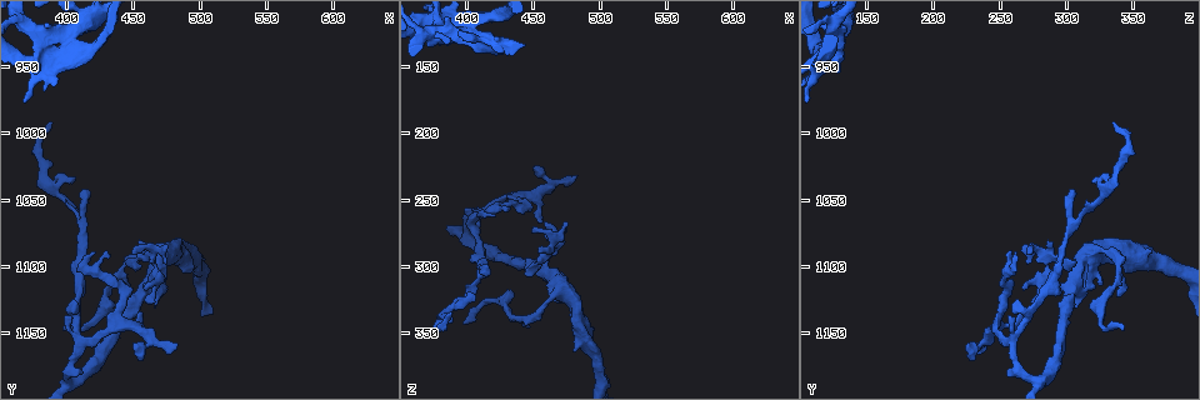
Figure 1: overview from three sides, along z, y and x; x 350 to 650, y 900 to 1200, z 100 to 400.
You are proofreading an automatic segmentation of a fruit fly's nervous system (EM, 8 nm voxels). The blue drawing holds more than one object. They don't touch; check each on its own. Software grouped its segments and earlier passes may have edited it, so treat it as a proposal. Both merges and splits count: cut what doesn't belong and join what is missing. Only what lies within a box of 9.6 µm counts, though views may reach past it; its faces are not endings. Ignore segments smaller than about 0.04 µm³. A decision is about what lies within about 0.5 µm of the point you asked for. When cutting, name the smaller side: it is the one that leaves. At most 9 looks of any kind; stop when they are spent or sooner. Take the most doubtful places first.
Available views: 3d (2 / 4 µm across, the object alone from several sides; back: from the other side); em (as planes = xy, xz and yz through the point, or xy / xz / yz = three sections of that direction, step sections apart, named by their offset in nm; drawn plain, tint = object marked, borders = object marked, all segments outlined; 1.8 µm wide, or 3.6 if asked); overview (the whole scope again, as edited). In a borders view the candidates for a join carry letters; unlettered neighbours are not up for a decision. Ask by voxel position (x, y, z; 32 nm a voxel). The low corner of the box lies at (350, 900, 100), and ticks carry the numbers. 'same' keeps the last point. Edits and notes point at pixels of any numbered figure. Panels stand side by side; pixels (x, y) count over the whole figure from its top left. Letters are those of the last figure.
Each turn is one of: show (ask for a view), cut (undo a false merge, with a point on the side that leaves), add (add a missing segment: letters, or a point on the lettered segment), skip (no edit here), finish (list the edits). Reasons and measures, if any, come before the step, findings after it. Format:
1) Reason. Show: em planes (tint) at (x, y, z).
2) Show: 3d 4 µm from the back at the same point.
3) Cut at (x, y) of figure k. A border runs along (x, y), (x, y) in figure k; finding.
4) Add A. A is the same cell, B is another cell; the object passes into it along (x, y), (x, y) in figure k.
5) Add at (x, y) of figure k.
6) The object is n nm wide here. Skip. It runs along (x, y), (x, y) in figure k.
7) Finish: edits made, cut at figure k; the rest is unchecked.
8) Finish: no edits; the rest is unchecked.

Calibre changes. Show: 3d 4 µm at (388, 936, 126).

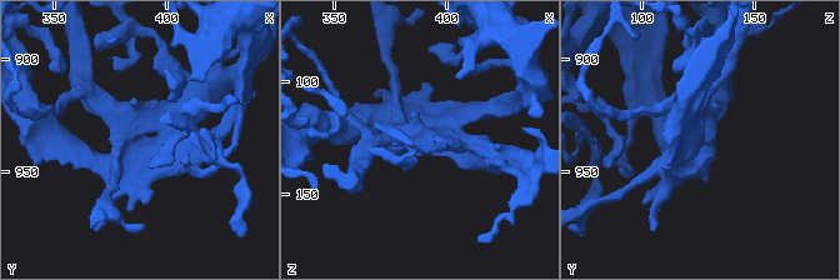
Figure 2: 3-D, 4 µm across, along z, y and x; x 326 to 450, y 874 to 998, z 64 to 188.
Shape alone is not enough. Show: em planes (borders) at (388, 939, 126).

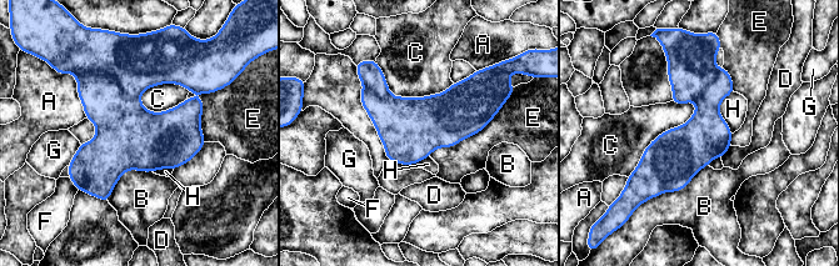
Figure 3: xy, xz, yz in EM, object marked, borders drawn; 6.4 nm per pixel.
Cut at (138, 63) of figure 3. A, B, C, D, E, F, G and H are other cells; a second neuron is stuck on.

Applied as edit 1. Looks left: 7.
Show: overview.

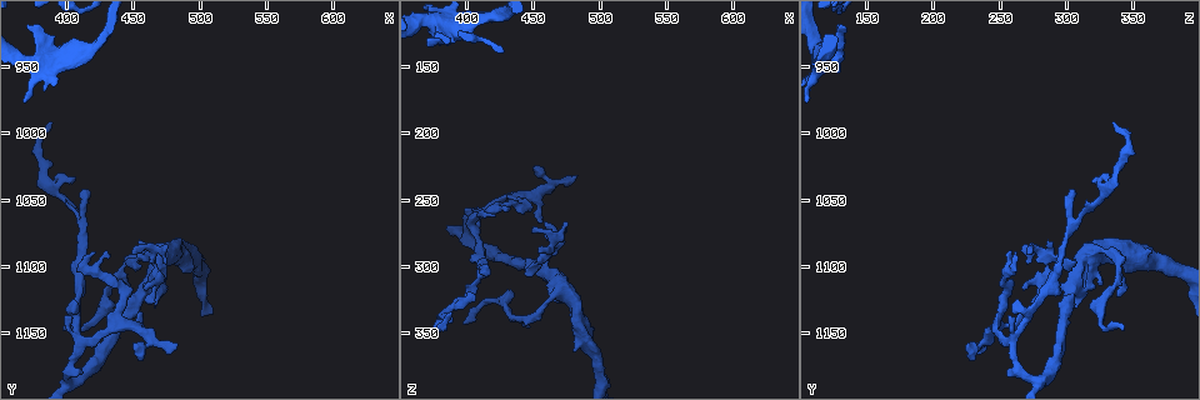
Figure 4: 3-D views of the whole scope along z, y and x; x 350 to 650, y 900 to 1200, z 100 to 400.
Small branch off a trunk. Show: em planes (borders) at (460, 1116, 298).

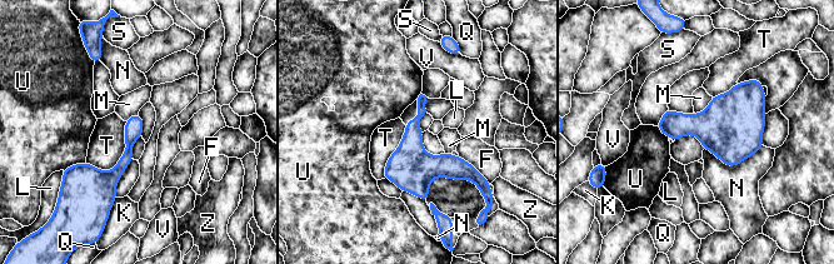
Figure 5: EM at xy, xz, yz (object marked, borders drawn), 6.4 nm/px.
The object is 130 nm wide here. Skip. F, K, L, M, N, Q, S, T, U, V and Z are other cells; it runs along (138, 118), (110, 177), (74, 172) in figure 5; all the same neuron.

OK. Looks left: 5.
Branch stops here. Show: em yz step 16 (plain) at (388, 990, 336).

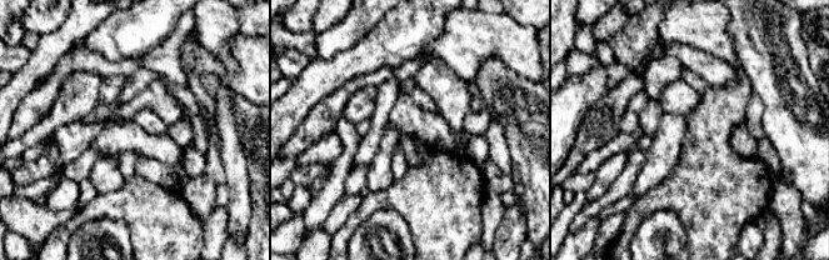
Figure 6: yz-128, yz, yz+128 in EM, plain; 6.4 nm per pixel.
Show: em yz step 16 (borders) at the same point.

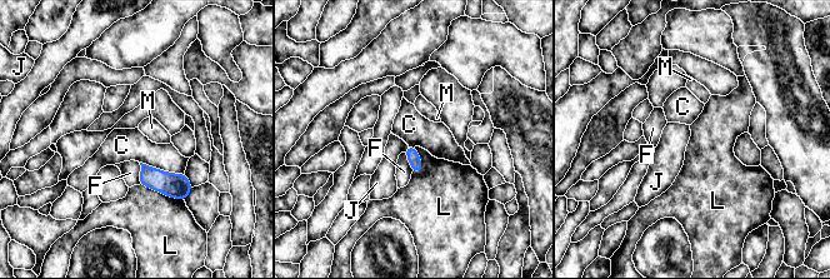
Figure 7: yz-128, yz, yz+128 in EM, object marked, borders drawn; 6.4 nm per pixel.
Skip. C, F, J, L and M are other cells; none of them fits.

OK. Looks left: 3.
An open end. Show: em yz step 16 (borders) at (398, 1136, 256).

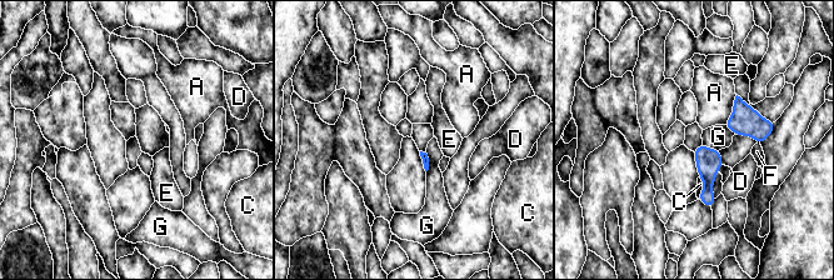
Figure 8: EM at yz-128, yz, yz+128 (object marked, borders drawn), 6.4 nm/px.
The longest contact is with A, 220 nm. Skip. A, C, D, E, F and G are other cells; no lettered segment goes on from it.

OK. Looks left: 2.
Finish: edits made, cut at figure 3; the rest is unchecked.

